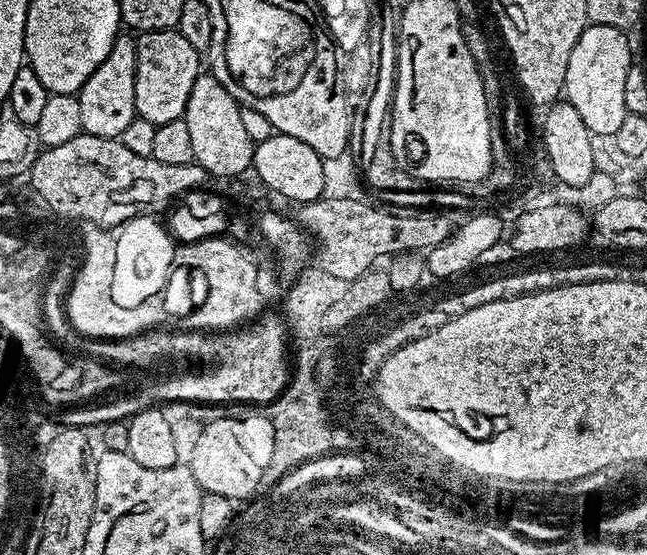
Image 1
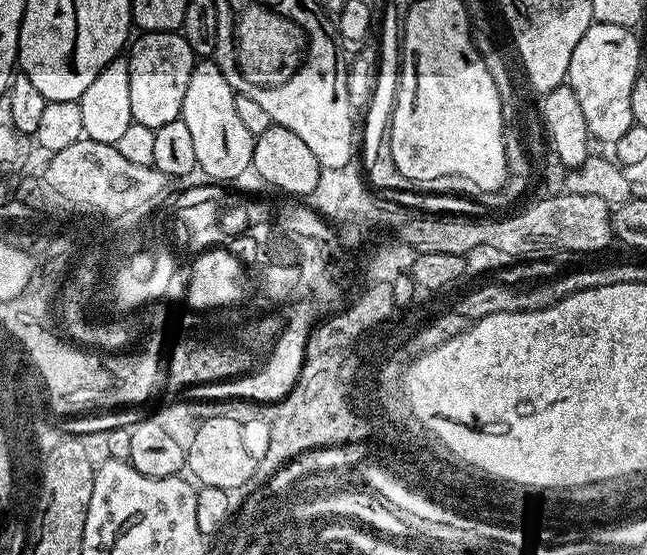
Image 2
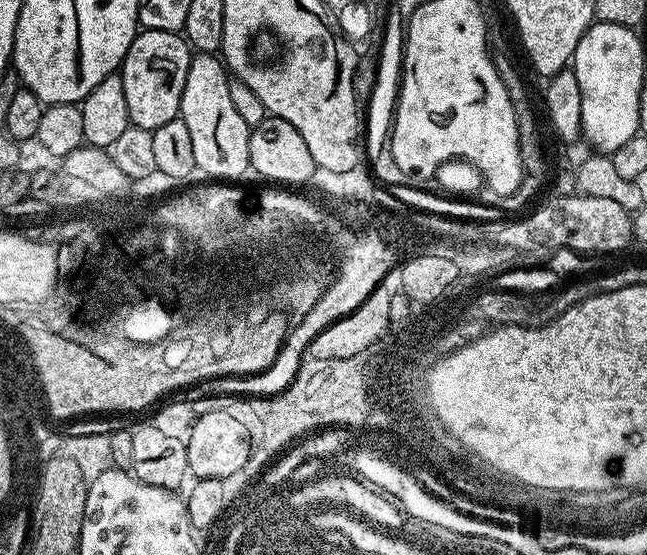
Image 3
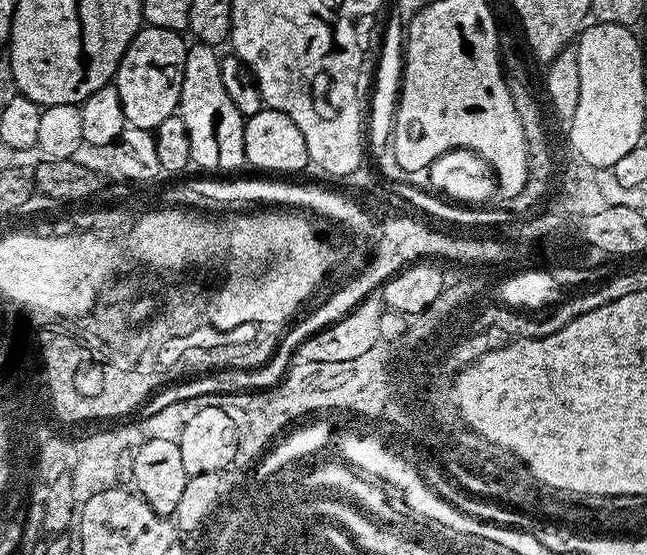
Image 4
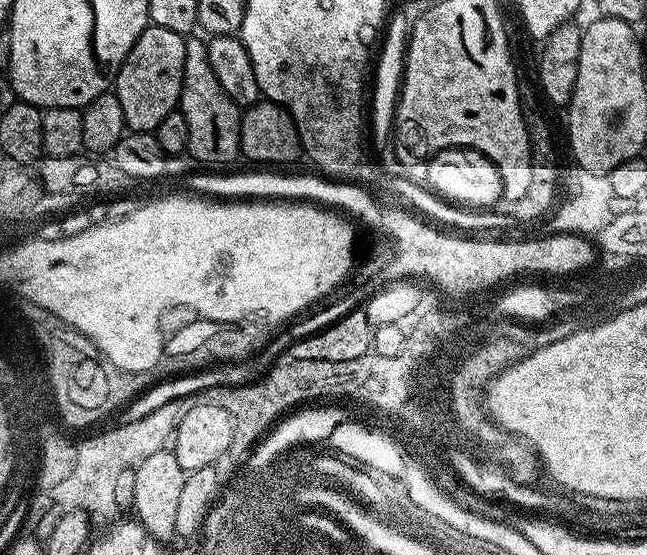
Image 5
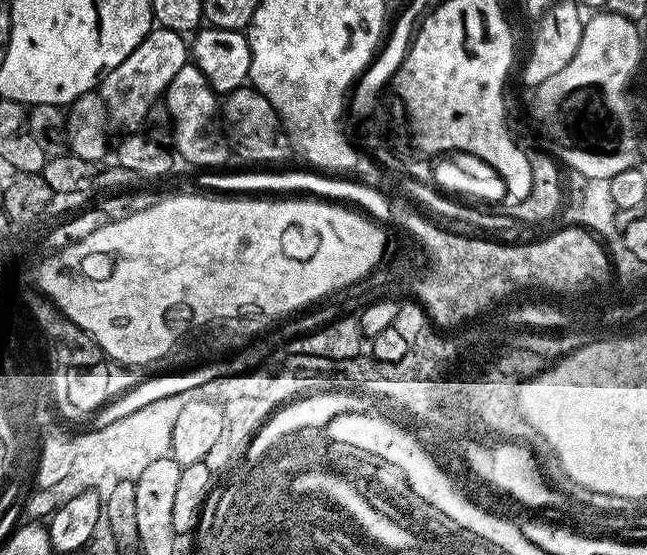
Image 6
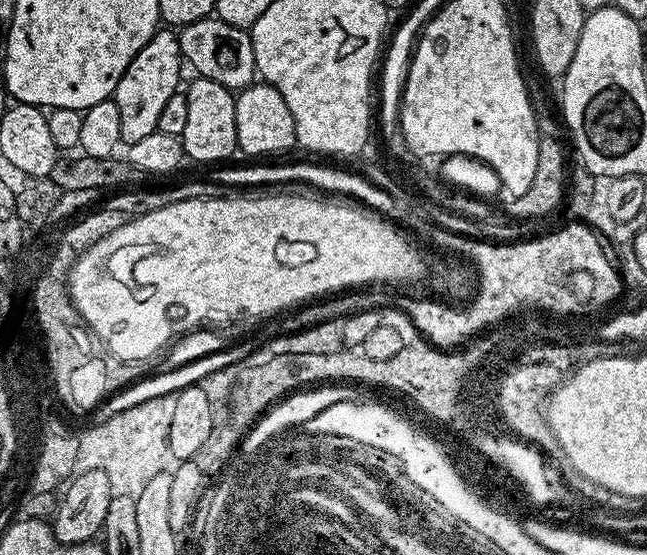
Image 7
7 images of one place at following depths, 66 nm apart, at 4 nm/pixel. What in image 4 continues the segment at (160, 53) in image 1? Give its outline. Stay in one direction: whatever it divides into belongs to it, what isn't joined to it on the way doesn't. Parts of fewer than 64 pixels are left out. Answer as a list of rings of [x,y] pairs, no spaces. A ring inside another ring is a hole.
[[[141,27],[116,67],[114,83],[122,98],[125,121],[133,128],[156,129],[166,118],[177,115],[182,94],[182,74],[189,41],[174,30]]]

